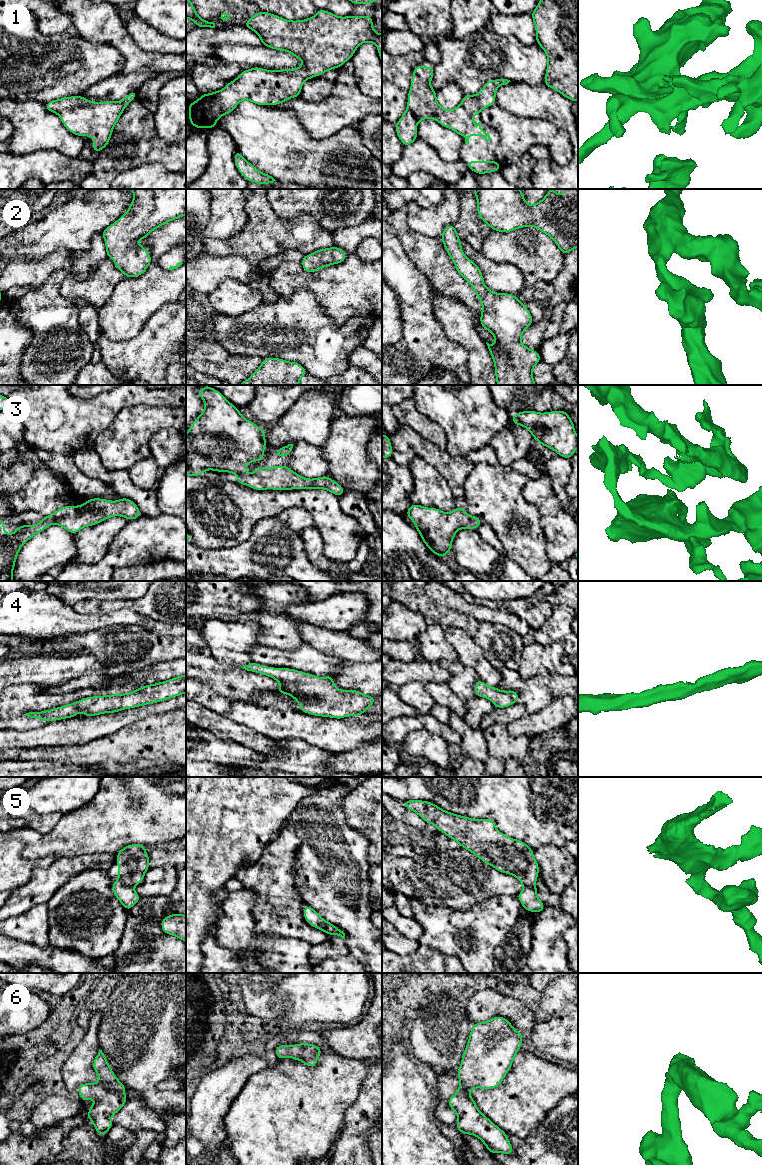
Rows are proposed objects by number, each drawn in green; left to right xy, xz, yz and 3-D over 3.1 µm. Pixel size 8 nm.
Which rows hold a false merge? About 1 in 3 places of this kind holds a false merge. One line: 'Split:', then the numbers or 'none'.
Split: none

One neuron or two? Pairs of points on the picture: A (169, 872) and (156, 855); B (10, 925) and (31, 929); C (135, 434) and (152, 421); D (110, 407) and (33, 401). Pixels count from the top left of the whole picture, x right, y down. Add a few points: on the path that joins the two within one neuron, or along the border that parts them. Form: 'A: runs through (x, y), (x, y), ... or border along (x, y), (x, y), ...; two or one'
A: border along (175, 864), (164, 864), (149, 868); two
B: runs through (15, 927), (26, 928); one
C: runs through (139, 430), (148, 421); one
D: runs through (91, 408), (52, 408); one

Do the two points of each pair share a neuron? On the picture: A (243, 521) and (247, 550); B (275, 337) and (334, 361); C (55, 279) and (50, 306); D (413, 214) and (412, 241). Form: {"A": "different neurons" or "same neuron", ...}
{"A": "different neurons", "B": "same neuron", "C": "same neuron", "D": "different neurons"}

